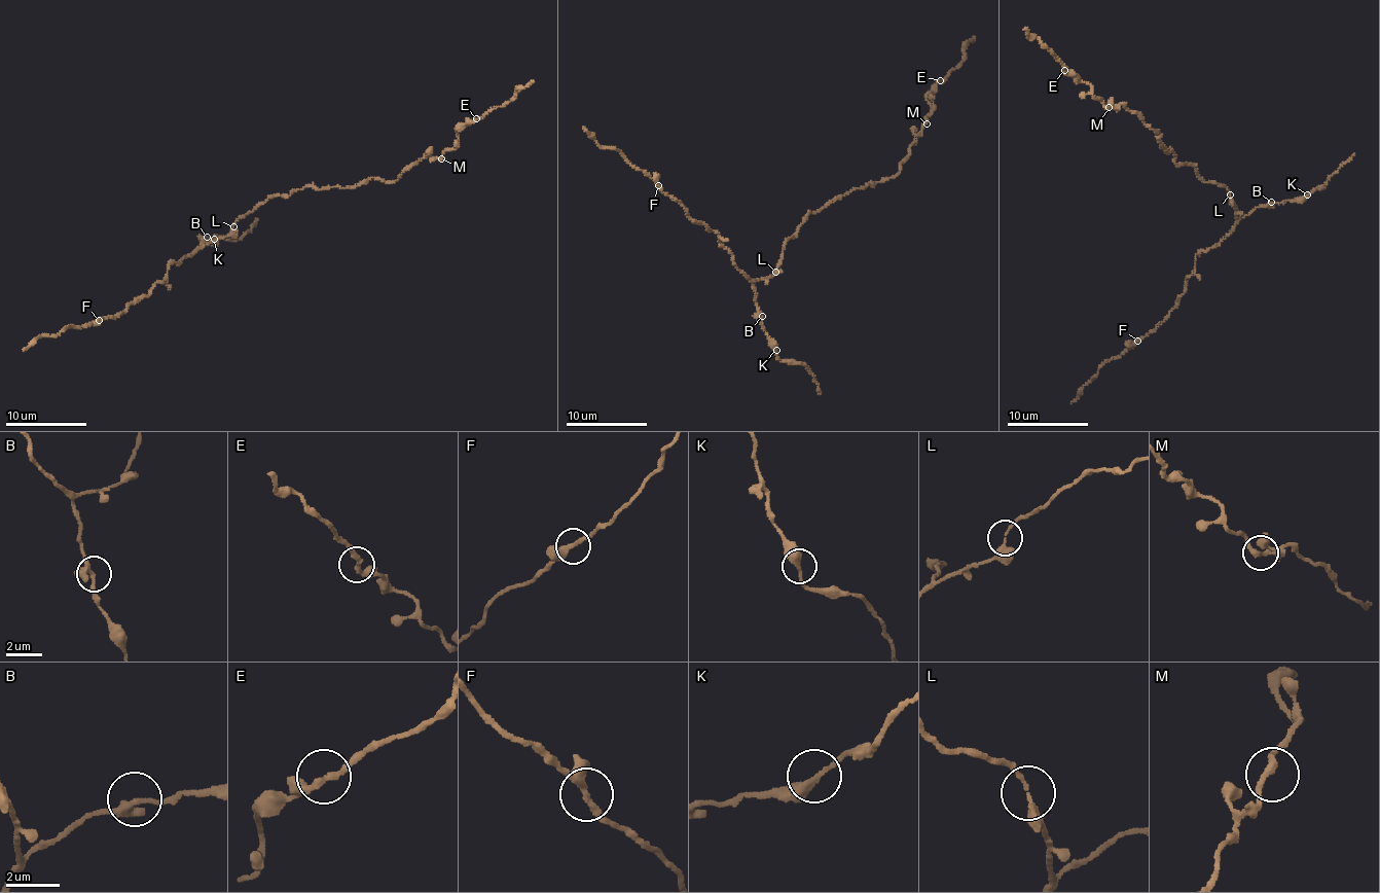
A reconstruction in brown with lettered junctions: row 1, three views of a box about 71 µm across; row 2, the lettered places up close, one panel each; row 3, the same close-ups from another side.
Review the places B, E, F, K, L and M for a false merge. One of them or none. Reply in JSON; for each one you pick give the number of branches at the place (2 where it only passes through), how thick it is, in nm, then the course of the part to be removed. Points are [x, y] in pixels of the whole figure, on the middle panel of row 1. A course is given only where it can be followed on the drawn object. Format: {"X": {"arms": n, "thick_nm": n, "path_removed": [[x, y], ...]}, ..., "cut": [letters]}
{"cut": []}

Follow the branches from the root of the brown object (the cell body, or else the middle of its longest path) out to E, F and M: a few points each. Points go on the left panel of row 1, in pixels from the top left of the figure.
E: (256, 209), (305, 187), (397, 180), (427, 155), (435, 161), (452, 149), (456, 131), (476, 118)
F: (256, 209), (241, 216), (225, 237), (172, 262), (167, 277), (148, 295), (99, 321)
M: (256, 209), (268, 198), (290, 195), (305, 187), (344, 188), (372, 177), (397, 180), (427, 155), (441, 158)

